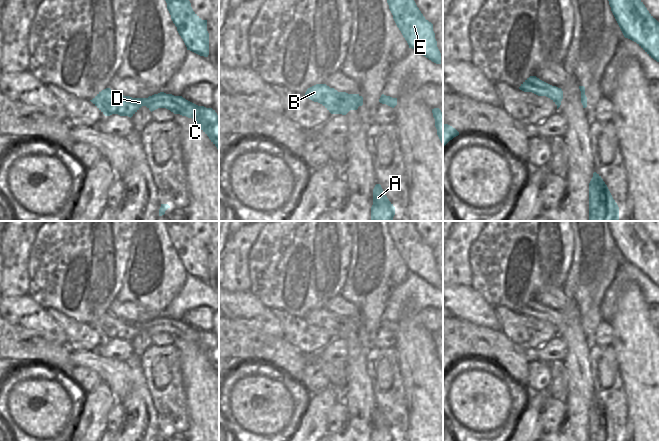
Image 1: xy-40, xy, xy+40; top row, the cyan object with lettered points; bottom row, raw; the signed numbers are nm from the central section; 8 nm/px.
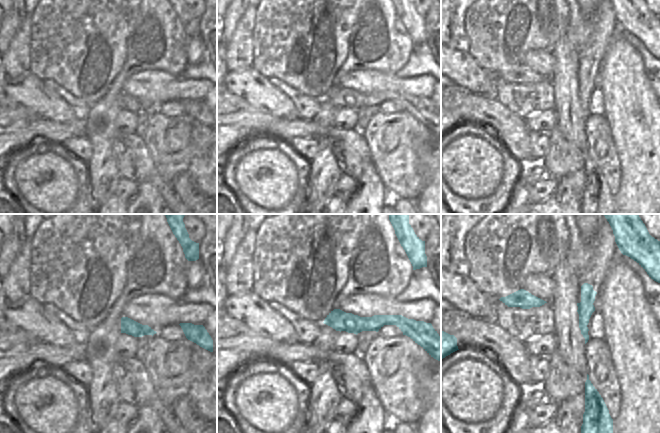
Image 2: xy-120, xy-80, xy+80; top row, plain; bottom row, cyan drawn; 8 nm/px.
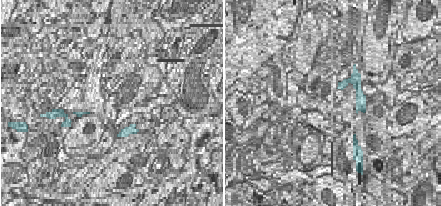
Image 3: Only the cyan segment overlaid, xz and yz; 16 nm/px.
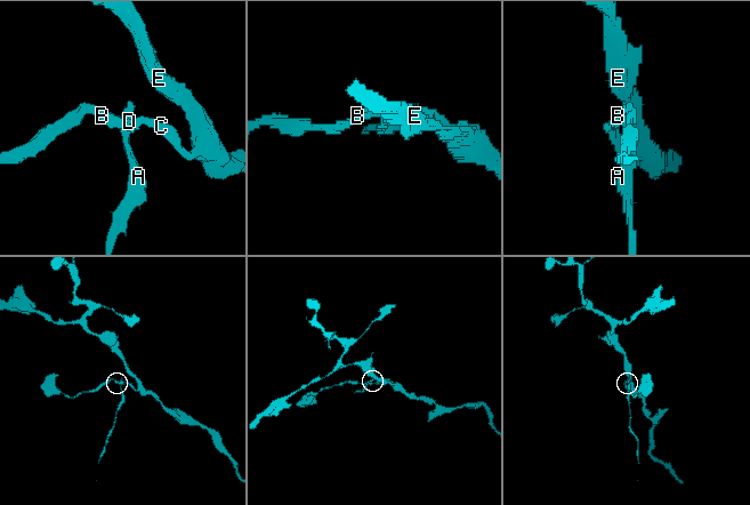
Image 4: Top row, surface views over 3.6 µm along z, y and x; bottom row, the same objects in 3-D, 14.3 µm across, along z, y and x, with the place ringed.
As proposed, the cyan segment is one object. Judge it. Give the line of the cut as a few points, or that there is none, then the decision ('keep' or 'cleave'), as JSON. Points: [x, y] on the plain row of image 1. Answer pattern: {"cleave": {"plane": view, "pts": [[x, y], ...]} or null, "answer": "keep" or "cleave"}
{"cleave": {"plane": "xy", "pts": [[358, 320], [359, 329]]}, "answer": "cleave"}

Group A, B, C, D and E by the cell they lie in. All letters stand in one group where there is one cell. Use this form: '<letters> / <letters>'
A / B C D E

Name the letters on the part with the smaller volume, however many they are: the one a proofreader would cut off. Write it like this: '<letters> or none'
A

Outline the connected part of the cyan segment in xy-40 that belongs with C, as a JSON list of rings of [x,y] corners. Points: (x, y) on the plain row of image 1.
[[[106,312],[90,324],[105,340],[118,338],[132,341],[142,330],[151,336],[166,332],[174,338],[192,342],[219,374],[219,340],[212,332],[198,330],[182,320],[160,316],[148,322],[132,322]]]

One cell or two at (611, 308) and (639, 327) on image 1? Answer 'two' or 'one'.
two

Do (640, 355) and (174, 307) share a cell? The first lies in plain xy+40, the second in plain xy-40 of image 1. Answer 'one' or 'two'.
two

